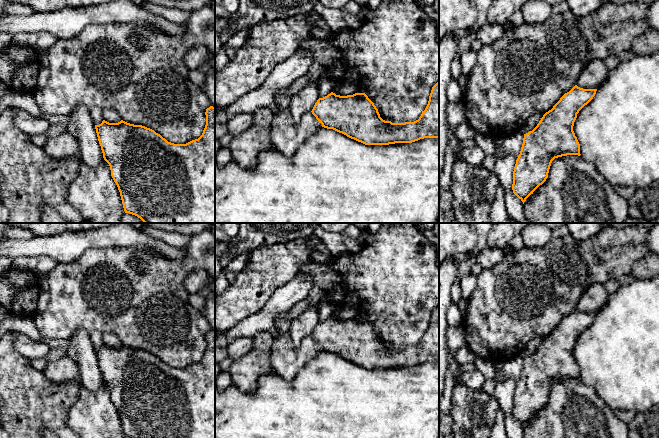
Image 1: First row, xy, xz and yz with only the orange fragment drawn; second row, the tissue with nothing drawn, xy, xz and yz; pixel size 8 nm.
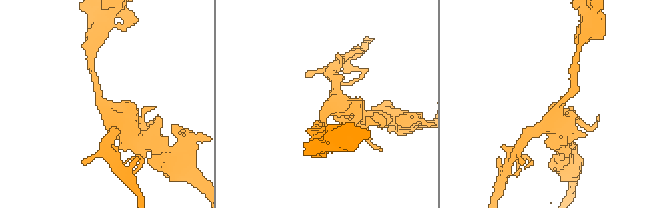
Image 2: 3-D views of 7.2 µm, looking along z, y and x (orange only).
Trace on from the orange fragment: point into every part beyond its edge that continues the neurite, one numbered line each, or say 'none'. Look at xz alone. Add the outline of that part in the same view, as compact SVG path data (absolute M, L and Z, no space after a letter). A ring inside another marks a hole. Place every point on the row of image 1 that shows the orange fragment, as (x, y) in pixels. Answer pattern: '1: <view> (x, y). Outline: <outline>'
none

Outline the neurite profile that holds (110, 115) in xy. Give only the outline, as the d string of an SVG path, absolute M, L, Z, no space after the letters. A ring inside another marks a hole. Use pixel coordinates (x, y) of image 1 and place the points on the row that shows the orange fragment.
M105 108L102 110L102 116L105 121L109 123L118 123L121 121L121 118L117 111L112 108Z

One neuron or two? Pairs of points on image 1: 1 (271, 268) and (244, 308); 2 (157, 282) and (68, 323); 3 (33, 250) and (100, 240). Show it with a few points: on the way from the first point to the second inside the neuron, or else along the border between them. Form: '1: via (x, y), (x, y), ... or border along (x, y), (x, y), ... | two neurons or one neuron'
1: via (261, 278), (244, 298) | one neuron
2: via (135, 293), (128, 295), (123, 300), (90, 302) | one neuron
3: via (50, 246), (69, 246), (83, 240) | one neuron

